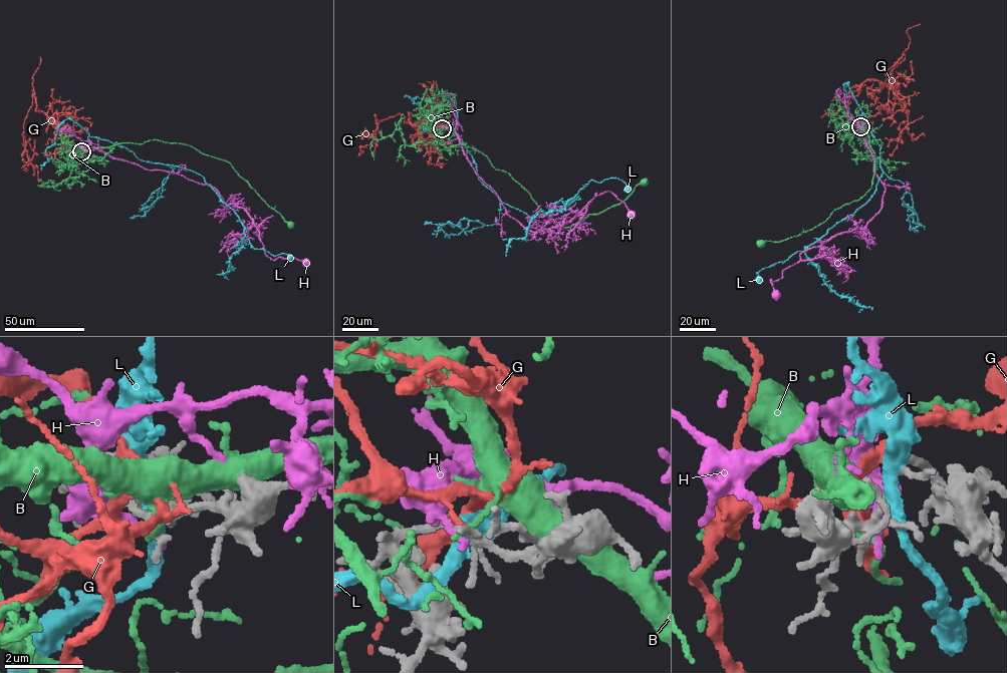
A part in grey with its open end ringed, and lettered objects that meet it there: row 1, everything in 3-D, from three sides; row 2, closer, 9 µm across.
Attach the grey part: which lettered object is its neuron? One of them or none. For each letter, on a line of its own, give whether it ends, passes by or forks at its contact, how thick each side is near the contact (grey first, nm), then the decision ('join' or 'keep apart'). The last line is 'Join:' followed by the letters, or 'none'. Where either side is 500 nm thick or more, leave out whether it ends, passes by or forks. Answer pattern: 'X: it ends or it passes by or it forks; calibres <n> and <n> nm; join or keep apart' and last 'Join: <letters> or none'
B: it ends; calibres 180 and 120 nm; keep apart
G: it ends; calibres 180 and 90 nm; keep apart
H: it ends; calibres 180 and 200 nm; keep apart
L: it passes by; calibres 150 and 280 nm; keep apart
Join: none

